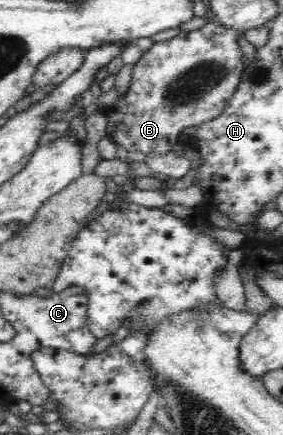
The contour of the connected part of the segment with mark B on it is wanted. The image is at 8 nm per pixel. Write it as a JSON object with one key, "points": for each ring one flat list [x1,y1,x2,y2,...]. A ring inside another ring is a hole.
{"points":[[209,21,200,29,191,32,180,32,172,39,154,42,133,65,131,81,122,97,118,97,111,105,100,109,106,116,105,135,116,146,142,154,145,157,156,157,175,153,179,144,184,143,182,133,189,127,212,121,227,106,238,87,244,66,244,54,238,43,245,31,232,30]]}

